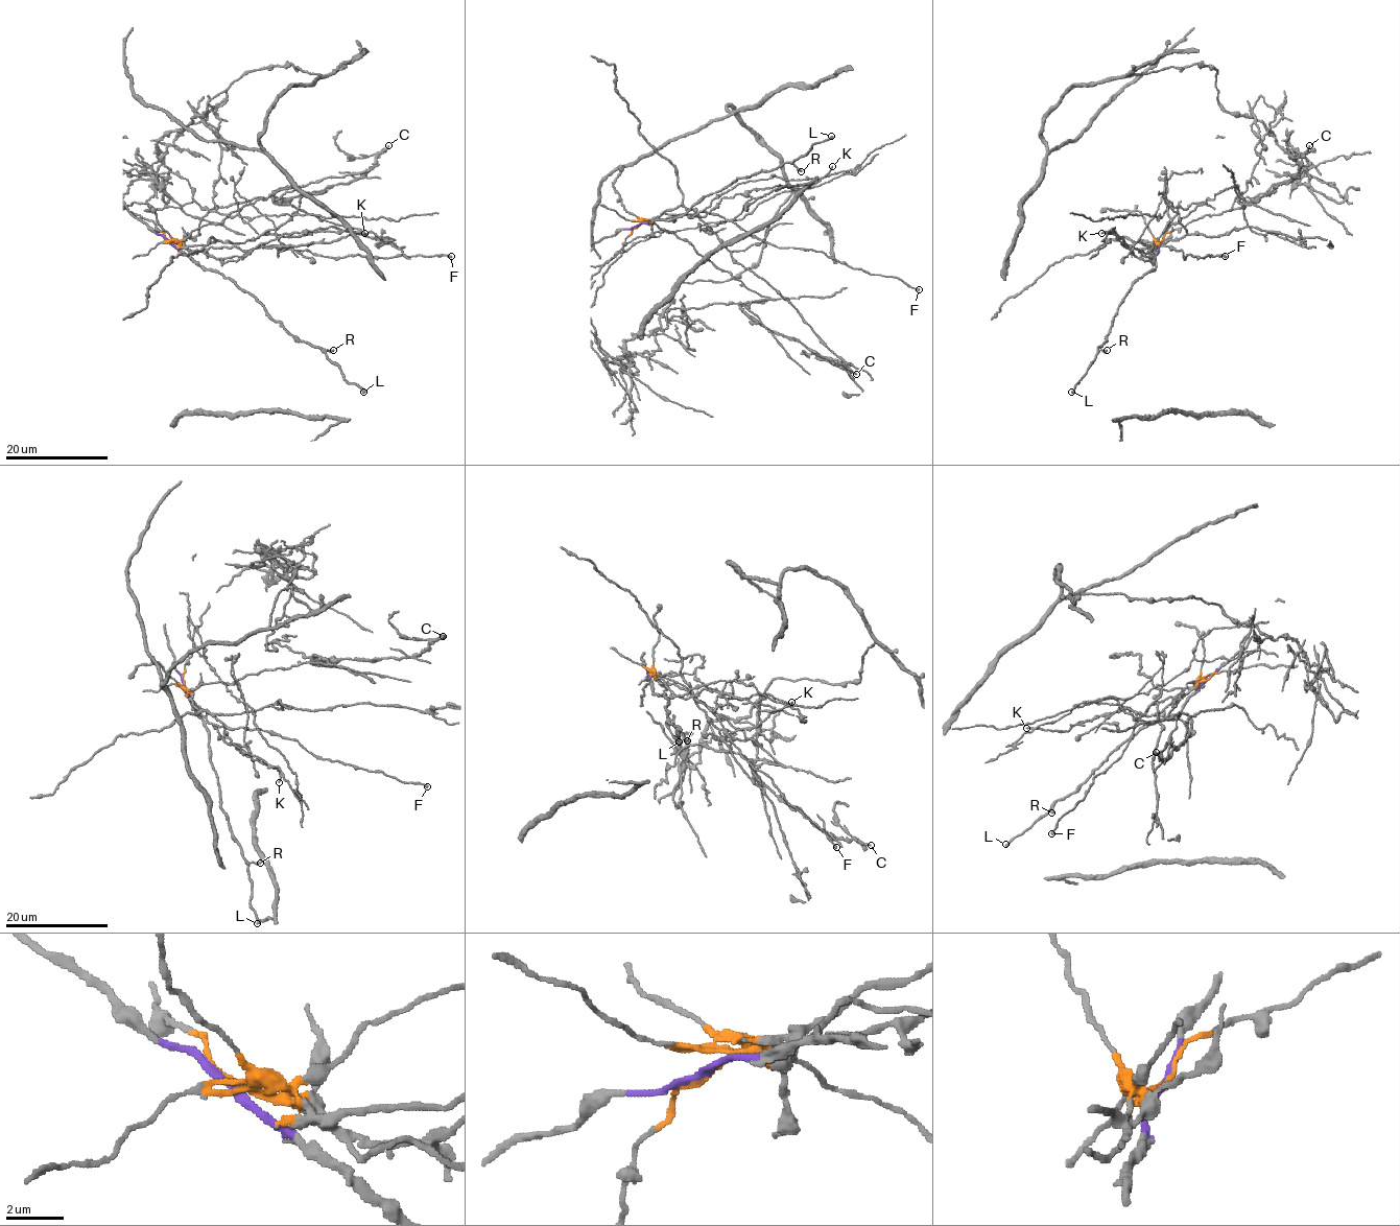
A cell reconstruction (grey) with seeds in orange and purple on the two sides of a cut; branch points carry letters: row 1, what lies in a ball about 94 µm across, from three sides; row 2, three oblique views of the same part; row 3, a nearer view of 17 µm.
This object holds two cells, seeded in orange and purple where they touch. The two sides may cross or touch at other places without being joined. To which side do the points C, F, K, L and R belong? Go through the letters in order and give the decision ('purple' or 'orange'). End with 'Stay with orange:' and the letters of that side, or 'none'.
C: orange
F: orange
K: orange
L: purple
R: purple
Stay with orange: C, F, K

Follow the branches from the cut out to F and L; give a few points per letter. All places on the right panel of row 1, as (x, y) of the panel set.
F: (1162, 239), (1154, 251), (1147, 246), (1148, 250), (1164, 244), (1182, 251), (1183, 258), (1225, 256)
L: (1162, 239), (1156, 253), (1156, 266), (1130, 288), (1113, 317), (1107, 339), (1097, 347), (1093, 362), (1071, 392)

